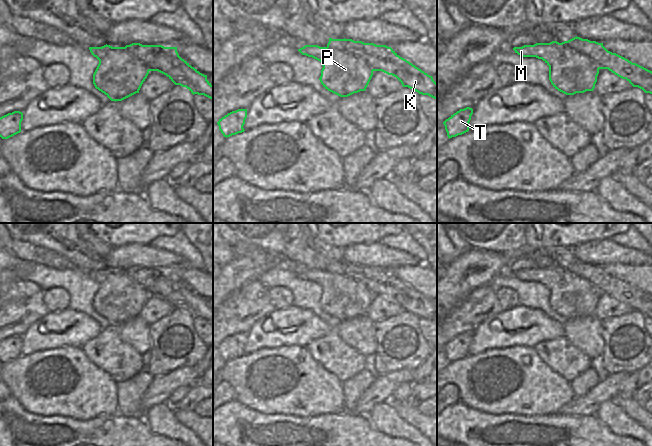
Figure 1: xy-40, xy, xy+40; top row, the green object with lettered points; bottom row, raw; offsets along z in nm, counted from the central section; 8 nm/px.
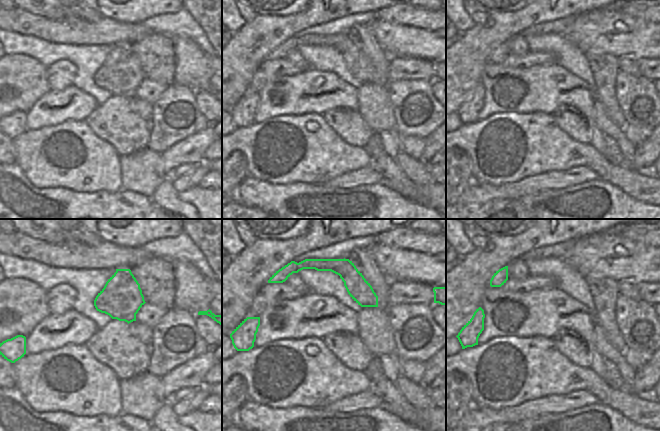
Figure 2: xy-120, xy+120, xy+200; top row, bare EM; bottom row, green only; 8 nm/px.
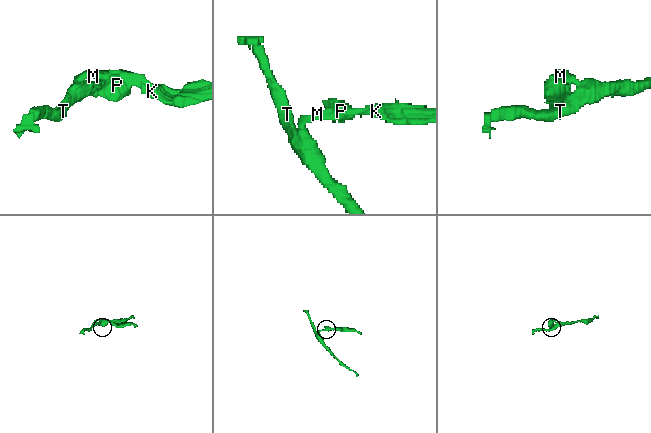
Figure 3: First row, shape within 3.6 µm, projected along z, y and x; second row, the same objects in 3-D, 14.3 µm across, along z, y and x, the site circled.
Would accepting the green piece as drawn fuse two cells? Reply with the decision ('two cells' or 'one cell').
two cells

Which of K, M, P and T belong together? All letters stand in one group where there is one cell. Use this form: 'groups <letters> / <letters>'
groups K / M P T

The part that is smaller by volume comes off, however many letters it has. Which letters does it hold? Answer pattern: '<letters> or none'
K

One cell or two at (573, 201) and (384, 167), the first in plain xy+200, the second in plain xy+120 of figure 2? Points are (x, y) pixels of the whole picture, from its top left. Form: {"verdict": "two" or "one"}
{"verdict": "two"}

